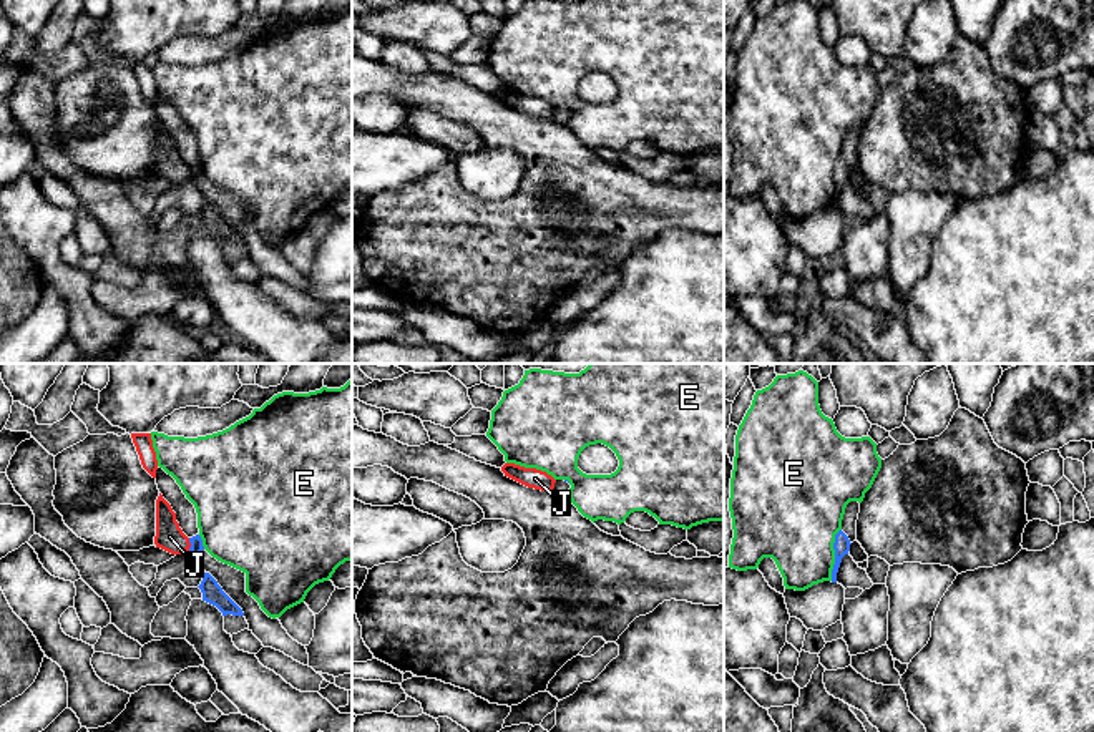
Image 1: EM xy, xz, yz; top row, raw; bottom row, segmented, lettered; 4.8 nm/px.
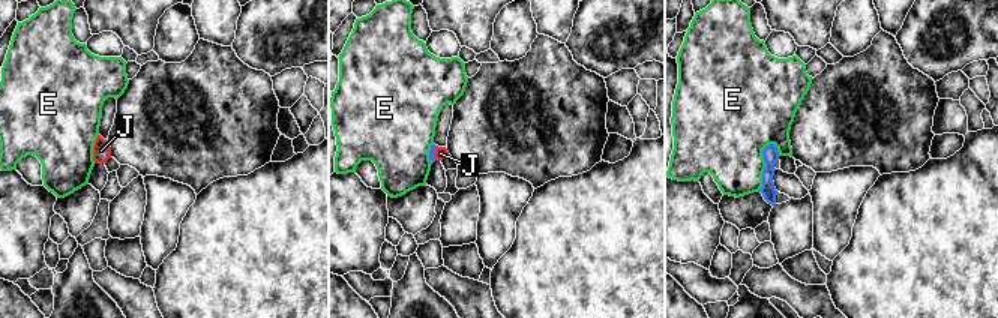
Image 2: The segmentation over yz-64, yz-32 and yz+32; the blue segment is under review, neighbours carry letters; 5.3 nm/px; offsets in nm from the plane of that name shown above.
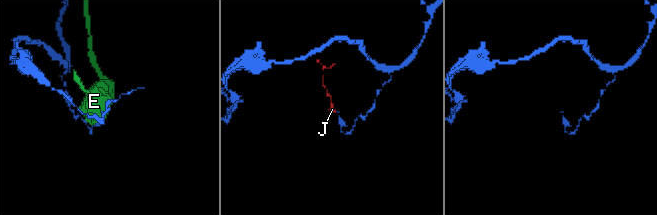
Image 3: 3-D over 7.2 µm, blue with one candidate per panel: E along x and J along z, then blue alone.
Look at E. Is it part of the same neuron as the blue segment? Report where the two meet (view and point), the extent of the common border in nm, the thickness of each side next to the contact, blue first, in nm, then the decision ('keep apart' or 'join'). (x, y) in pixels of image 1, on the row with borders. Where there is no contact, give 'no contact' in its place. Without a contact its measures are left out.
meets blue in yz at (835, 555); contact 260 nm long; 80 nm thick on the blue side, 400 nm on the other; keep apart

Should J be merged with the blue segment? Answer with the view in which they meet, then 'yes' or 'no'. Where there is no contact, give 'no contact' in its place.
xy | no

